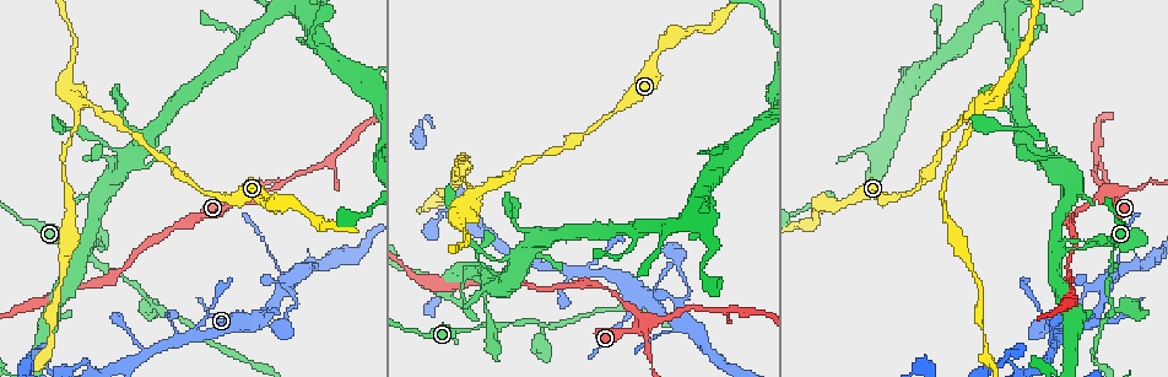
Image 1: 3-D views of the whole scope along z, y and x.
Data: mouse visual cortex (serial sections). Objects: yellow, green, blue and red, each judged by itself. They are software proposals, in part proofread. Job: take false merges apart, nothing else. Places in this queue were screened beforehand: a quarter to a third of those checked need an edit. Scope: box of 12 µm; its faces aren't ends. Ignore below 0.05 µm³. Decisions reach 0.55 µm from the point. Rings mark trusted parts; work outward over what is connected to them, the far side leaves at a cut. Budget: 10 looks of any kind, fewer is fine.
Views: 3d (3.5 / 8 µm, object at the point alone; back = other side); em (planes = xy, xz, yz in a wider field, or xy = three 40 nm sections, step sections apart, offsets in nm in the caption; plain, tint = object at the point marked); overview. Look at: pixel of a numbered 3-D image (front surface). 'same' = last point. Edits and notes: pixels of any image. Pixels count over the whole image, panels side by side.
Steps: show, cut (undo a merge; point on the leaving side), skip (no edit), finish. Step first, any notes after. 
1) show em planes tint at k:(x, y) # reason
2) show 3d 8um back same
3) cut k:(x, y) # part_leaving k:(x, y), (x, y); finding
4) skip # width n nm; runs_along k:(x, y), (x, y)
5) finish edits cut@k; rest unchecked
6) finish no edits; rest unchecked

show 3d 3.5um at 1:(680, 321) # abrupt turn

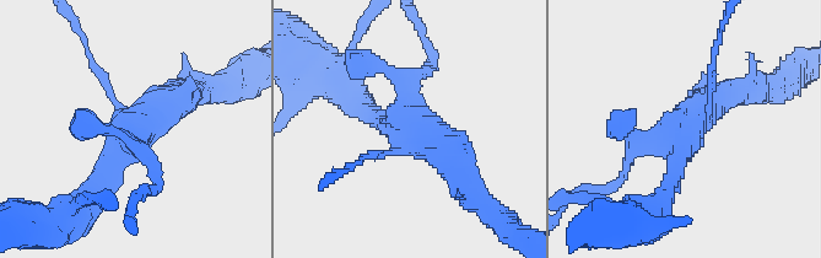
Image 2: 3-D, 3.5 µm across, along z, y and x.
show em xy step 2 tint at 2:(136, 136) # shape alone is not enough

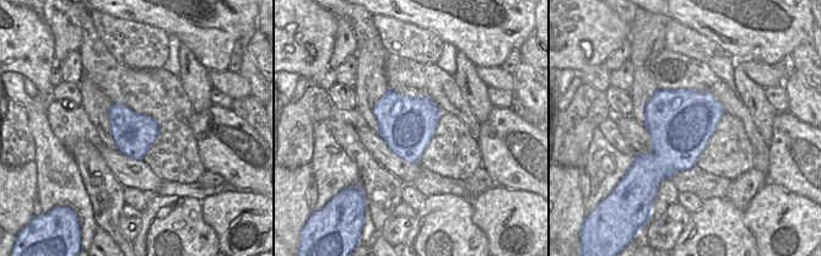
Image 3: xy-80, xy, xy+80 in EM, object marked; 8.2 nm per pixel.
show em xy step 5 tint same

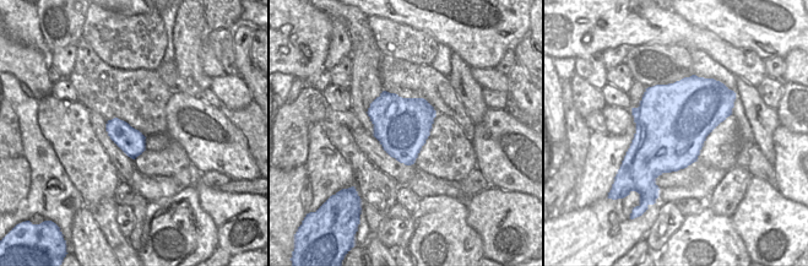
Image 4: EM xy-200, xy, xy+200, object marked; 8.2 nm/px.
skip # runs_along 2:(86, 202), (97, 175), (181, 91); continuous, no second cell

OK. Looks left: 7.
show 3d 3.5um at 1:(197, 337) # four-way junction

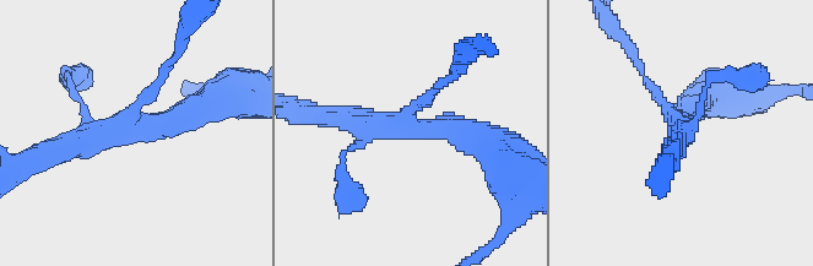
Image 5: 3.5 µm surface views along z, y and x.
show em xy step 5 tint at 5:(405, 131) # shape alone is not enough

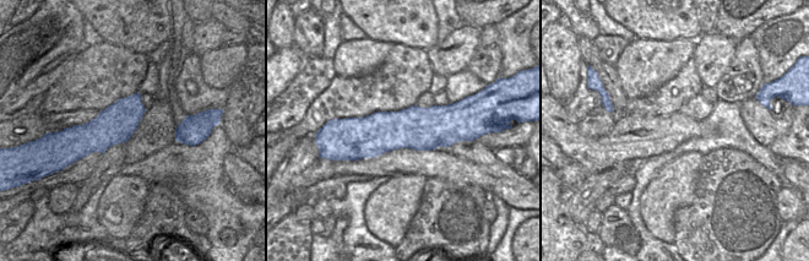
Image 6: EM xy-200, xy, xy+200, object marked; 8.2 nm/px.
skip # arm_widths 150, 150, 300, 300 nm; runs_along 6:(467, 120), (340, 140); all the same cell

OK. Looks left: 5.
show 3d 3.5um at 1:(80, 103) # looks like a crossing

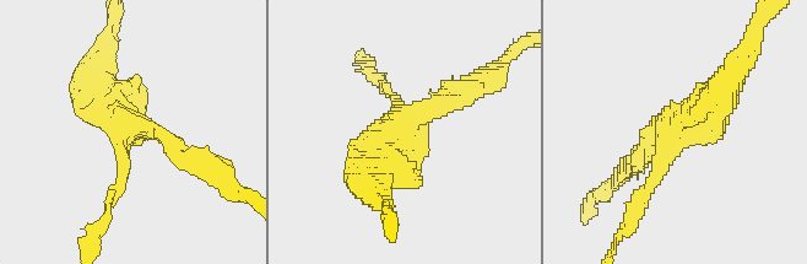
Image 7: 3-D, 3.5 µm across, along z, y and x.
show em planes plain at 7:(127, 124) # arms 4; arm_widths 200, 200, 250, 350 nm

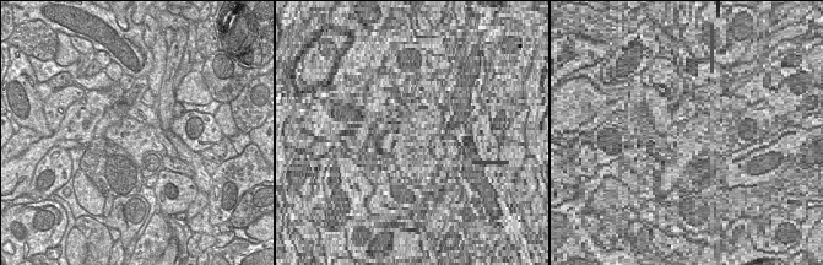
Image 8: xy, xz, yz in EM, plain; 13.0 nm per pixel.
show em planes tint same

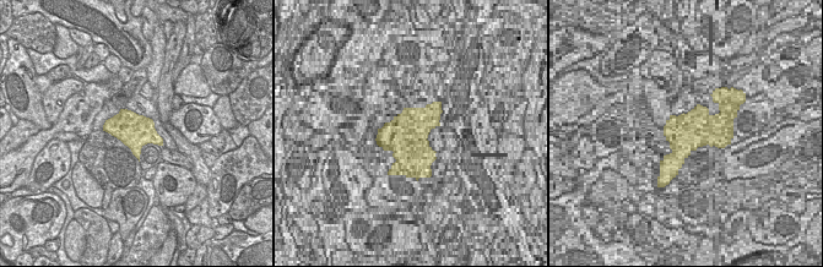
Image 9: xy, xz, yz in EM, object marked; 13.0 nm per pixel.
skip # runs_along 7:(194, 157), (126, 127), (112, 195); one cell here

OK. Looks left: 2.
show 3d 8um at 1:(1112, 195) # four arms meet

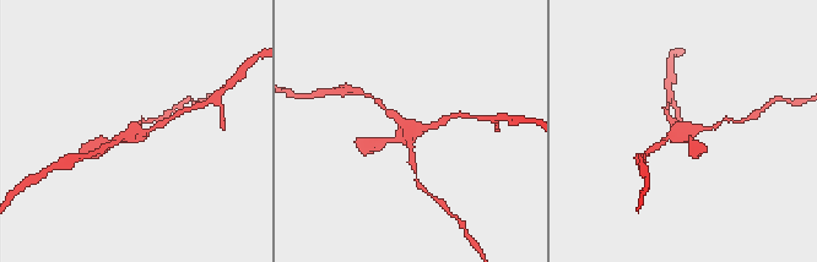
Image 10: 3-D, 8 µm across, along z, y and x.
show 3d 3.5um back at 10:(129, 134)

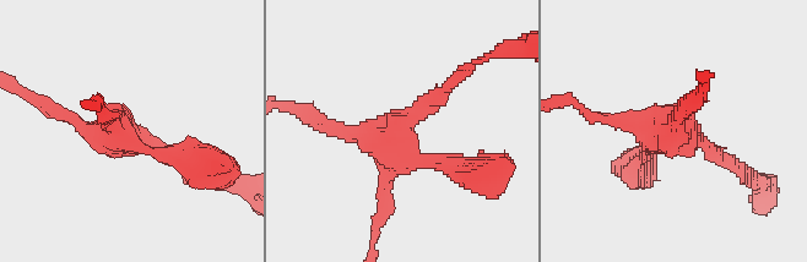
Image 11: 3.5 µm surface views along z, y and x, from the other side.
skip # arm_widths 150, 200, 200, 200 nm; continuous, no second cell

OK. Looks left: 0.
finish no edits; rest unchecked

